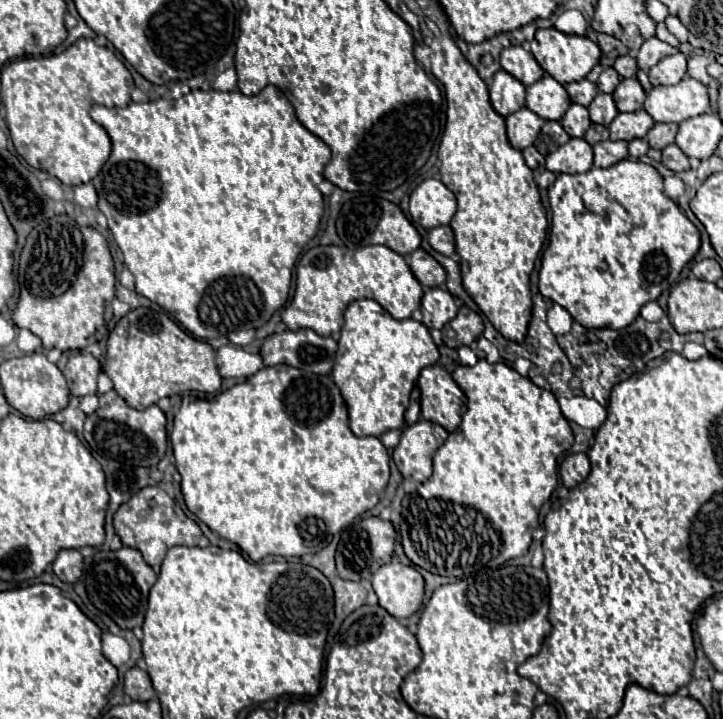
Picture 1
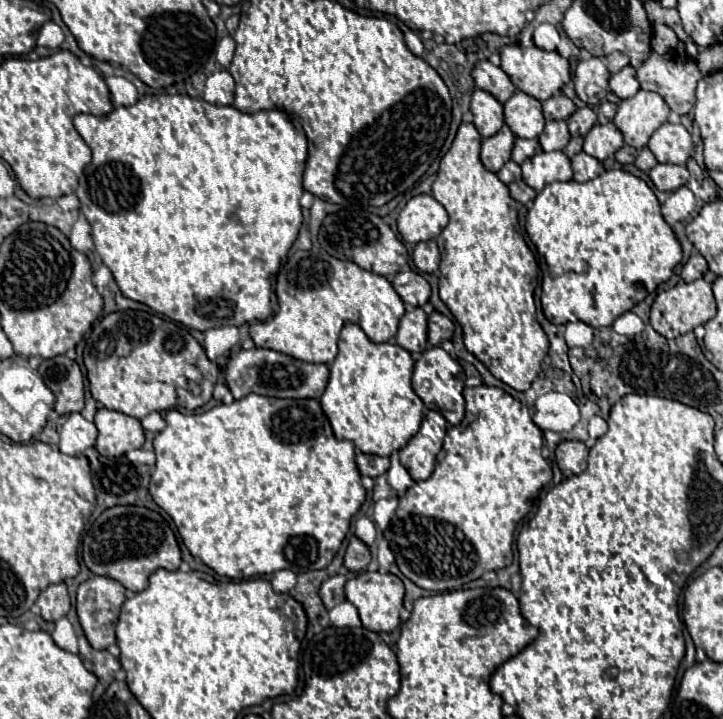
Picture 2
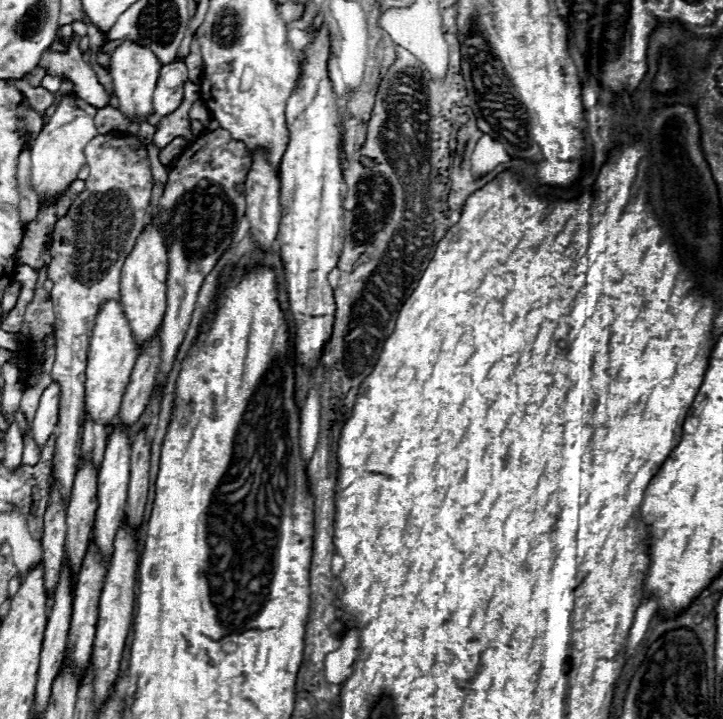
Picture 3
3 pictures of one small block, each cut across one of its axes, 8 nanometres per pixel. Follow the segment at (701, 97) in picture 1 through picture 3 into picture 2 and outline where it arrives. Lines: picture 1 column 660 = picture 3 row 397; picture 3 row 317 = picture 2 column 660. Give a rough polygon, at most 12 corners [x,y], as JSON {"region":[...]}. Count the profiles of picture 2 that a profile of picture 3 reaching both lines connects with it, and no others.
{"region":[[640,90],[620,102],[614,126],[624,142],[644,148],[668,120],[656,92]]}

